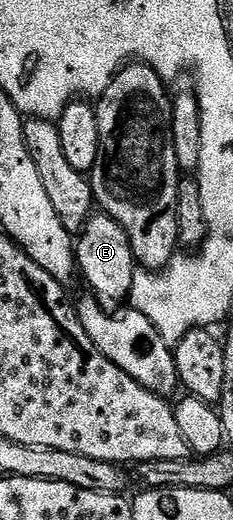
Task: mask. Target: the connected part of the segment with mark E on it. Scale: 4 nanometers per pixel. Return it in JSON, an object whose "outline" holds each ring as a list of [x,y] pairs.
{"outline":[[[90,215],[76,239],[76,267],[80,272],[80,279],[90,286],[89,294],[105,311],[113,313],[129,300],[136,270],[134,254],[128,241],[128,233],[120,229],[111,215]]]}

